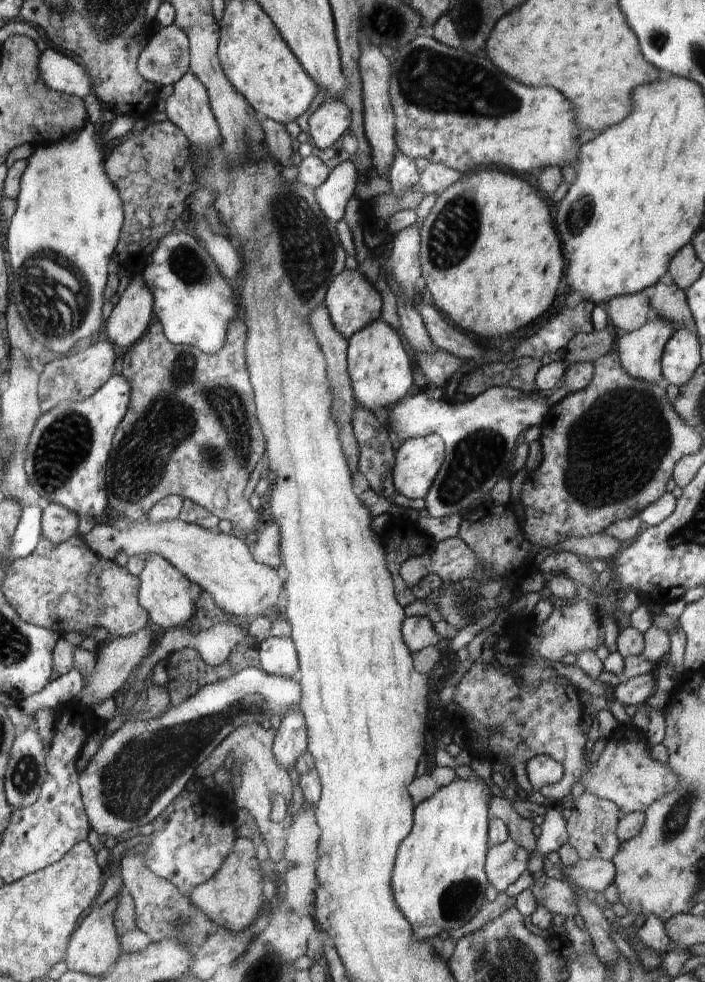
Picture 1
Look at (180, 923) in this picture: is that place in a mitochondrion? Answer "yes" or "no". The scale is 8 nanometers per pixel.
yes

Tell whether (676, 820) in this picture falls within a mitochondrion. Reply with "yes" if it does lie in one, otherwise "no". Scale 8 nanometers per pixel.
yes

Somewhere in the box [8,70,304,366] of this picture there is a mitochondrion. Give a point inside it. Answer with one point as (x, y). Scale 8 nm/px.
(55, 294)

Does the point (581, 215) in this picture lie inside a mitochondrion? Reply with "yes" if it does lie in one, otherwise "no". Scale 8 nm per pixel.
yes

